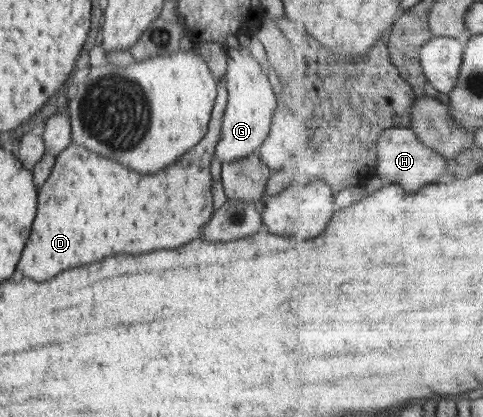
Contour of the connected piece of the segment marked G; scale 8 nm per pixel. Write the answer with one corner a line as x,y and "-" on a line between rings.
240,45
238,50
230,49
227,64
225,74
227,104
221,121
220,139
217,141
214,155
222,164
256,153
268,137
272,116
279,101
277,77
267,76
260,63
246,47

